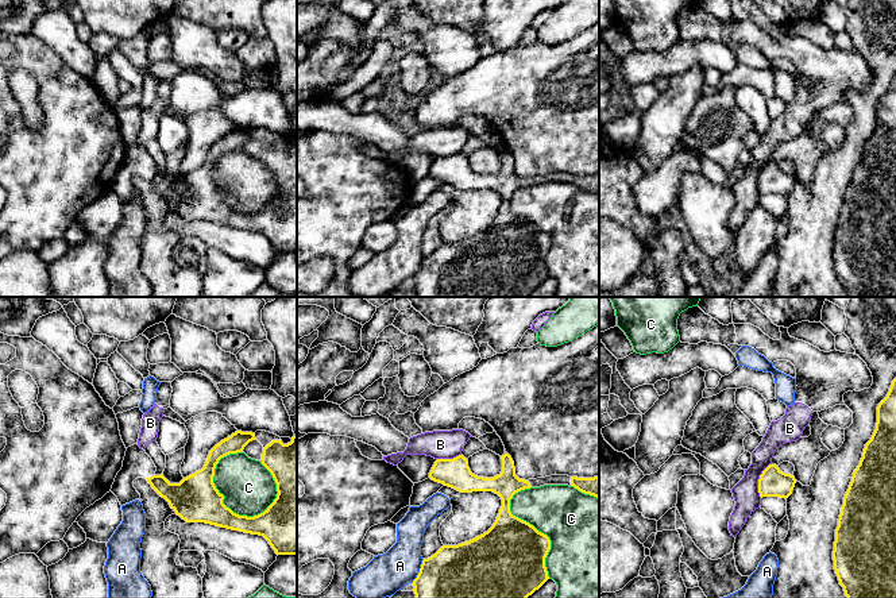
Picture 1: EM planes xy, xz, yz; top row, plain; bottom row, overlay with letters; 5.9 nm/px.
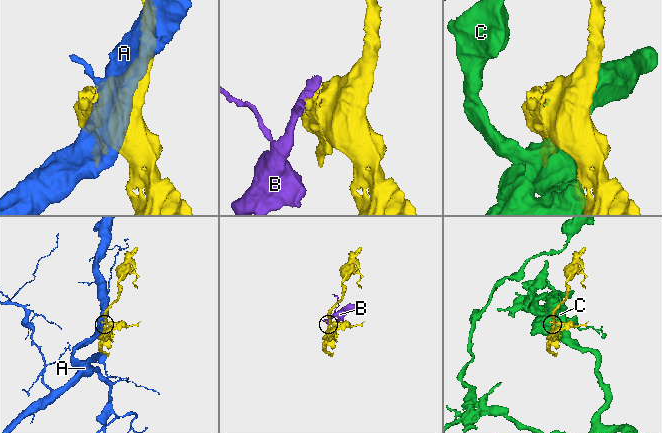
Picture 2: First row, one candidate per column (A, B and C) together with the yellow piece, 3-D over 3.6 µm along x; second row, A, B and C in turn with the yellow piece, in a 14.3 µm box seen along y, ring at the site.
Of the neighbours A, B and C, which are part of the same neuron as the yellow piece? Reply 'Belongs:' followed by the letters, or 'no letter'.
Belongs: no letter

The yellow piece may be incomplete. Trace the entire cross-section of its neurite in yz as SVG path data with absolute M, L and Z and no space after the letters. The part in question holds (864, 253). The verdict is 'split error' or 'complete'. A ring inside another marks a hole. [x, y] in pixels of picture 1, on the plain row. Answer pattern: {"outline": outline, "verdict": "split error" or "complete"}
{"outline": "M896 76L877 104L876 127L843 194L835 227L834 267L847 297L896 297Z", "verdict": "complete"}

